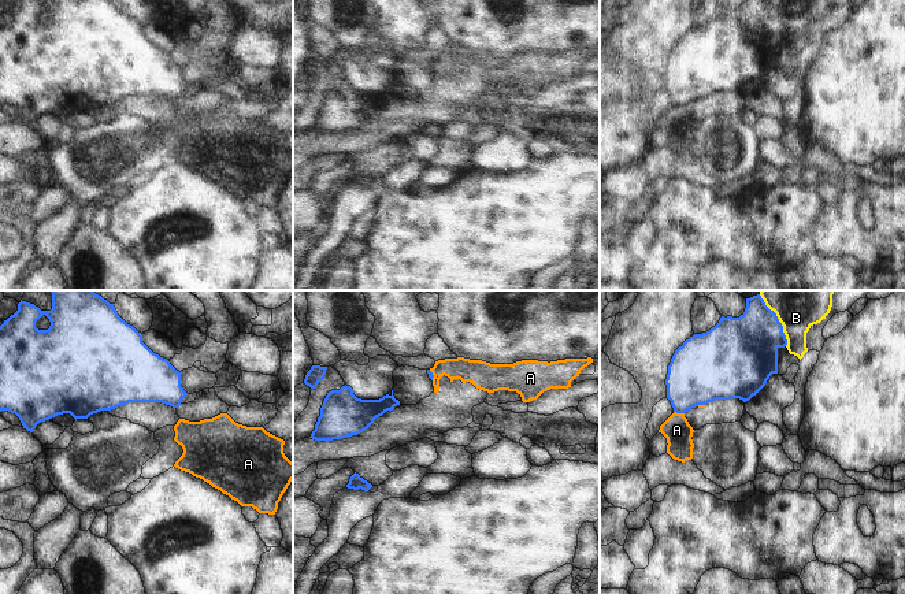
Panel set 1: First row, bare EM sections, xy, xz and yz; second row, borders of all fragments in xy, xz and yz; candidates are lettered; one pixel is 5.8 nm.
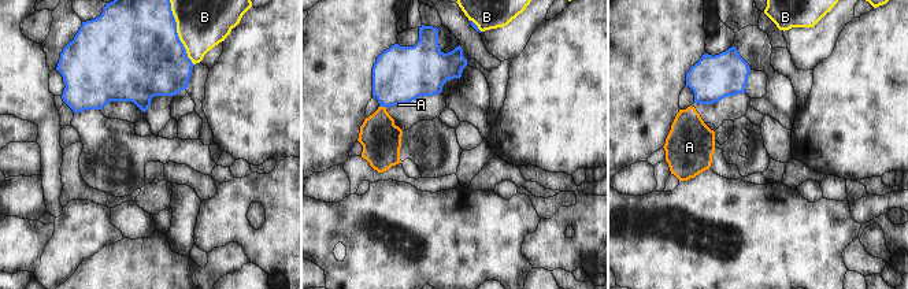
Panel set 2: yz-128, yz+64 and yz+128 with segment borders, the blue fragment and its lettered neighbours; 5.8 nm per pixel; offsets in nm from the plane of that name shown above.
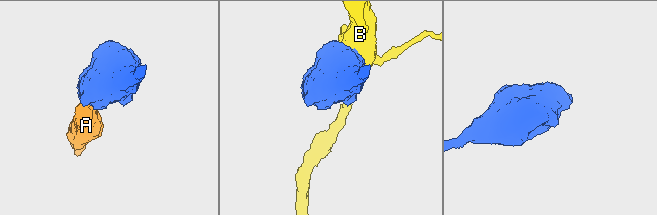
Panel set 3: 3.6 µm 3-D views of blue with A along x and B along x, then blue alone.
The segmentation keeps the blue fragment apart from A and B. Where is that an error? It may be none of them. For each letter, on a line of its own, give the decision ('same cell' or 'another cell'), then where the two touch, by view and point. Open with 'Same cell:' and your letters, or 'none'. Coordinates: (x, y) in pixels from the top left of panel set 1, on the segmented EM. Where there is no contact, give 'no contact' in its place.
Same cell: none
A: another cell | yz (679, 412)
B: another cell | yz (778, 320)

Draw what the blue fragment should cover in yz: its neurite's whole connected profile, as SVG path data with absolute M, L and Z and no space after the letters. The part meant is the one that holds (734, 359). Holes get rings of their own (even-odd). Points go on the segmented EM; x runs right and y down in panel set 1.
M761 296L746 298L745 312L739 318L722 316L709 331L694 334L675 350L665 379L667 398L674 412L685 413L716 400L749 401L772 374L778 374L778 349L786 345L783 326Z

